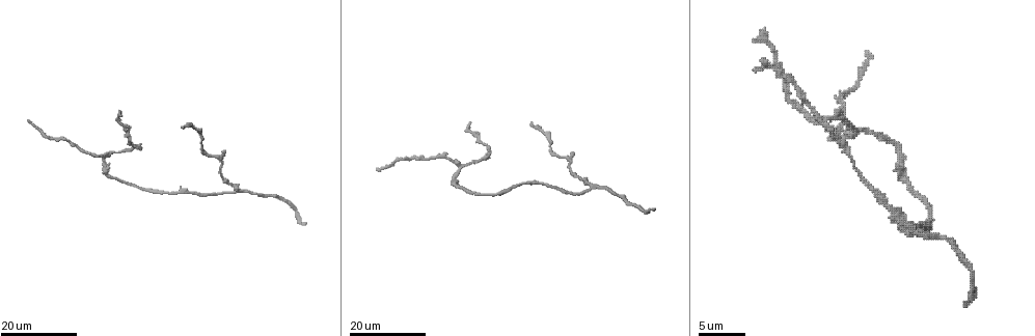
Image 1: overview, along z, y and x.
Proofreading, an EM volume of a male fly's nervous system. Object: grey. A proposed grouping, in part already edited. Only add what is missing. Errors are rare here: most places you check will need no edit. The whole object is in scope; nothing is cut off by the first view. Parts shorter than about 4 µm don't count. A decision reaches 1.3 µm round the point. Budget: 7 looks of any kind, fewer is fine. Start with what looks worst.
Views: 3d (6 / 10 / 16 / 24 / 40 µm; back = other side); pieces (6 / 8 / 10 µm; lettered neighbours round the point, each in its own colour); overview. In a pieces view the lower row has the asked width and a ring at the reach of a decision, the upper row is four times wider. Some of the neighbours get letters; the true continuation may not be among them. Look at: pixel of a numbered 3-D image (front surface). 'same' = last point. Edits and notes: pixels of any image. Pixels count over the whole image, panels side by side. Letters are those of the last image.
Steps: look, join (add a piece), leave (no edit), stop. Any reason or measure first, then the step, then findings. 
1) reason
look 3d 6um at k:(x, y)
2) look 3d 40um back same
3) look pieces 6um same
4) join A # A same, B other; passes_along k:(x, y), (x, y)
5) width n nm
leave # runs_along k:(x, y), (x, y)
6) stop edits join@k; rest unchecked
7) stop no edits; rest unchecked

free end
look 3d 16um at 1:(28, 120)

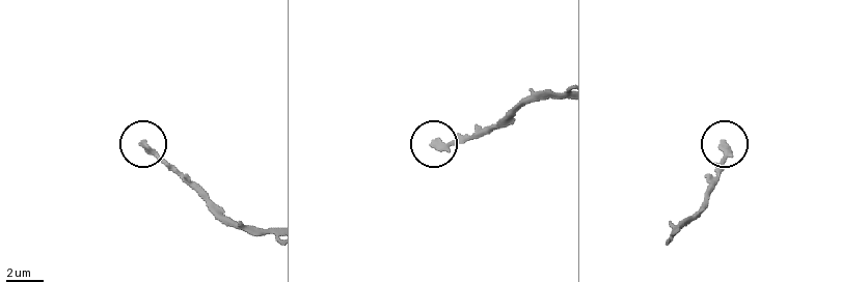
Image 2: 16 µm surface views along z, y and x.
look pieces 10um at 2:(144, 144)

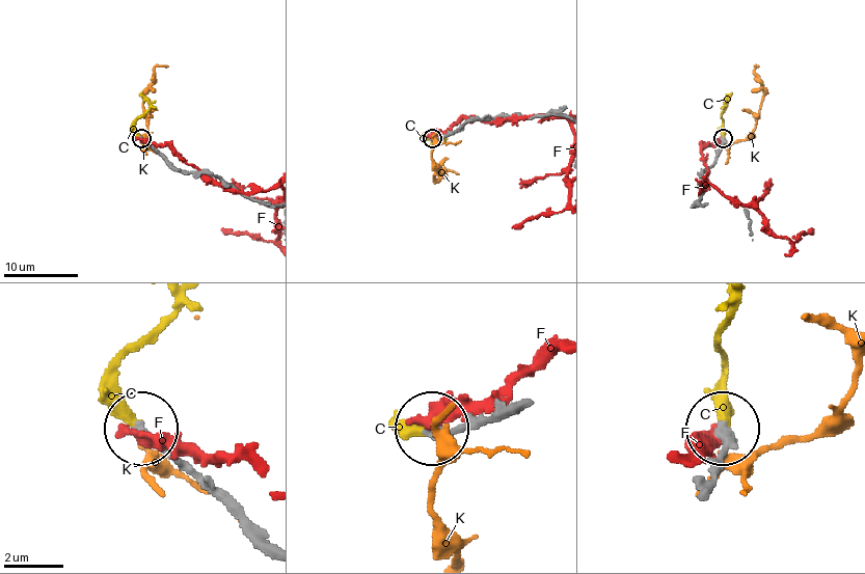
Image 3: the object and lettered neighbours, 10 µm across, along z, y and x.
width 300 nm
join C # C same, F other, K other; passes_along 3:(702, 495), (724, 445), (724, 356), (717, 334), (731, 304); it goes on there

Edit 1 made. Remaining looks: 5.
look overview

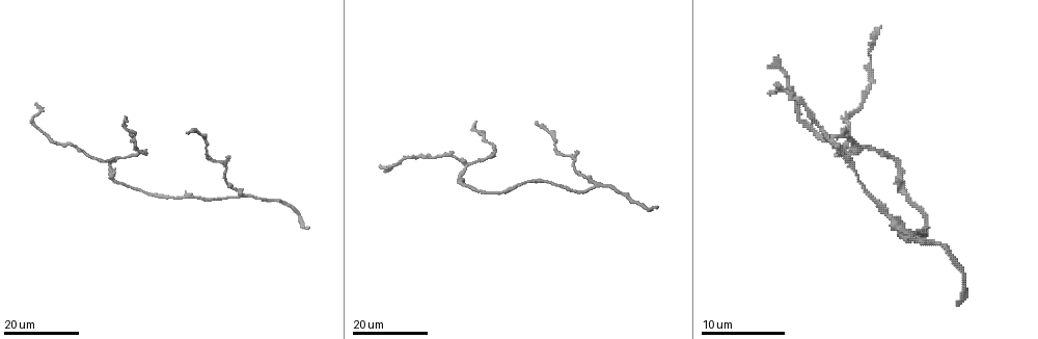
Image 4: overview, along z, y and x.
long arm stops here
look 3d 24um at 4:(385, 172)

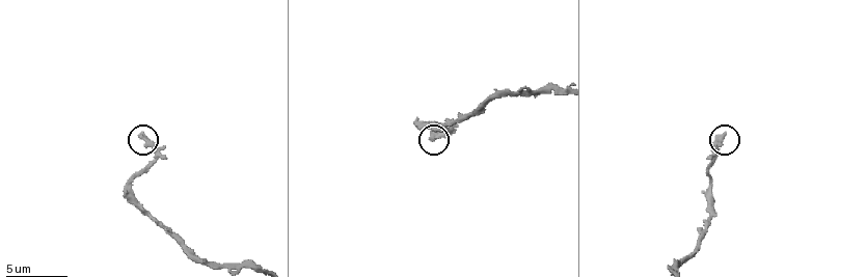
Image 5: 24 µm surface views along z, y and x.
look pieces 10um at 5:(725, 134)

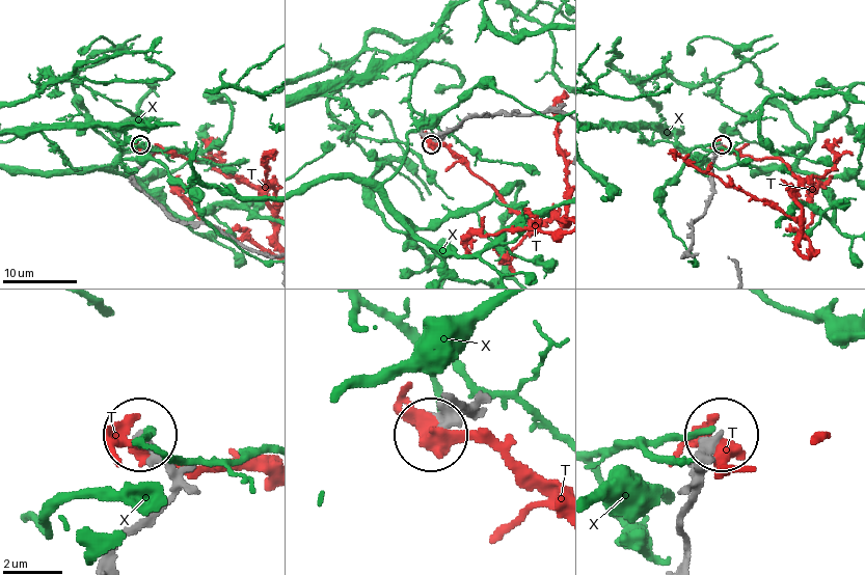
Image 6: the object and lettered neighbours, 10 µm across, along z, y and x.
leave # T other, X other; none of them fits

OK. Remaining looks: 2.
branch stops here
look 3d 16um at 1:(574, 154)

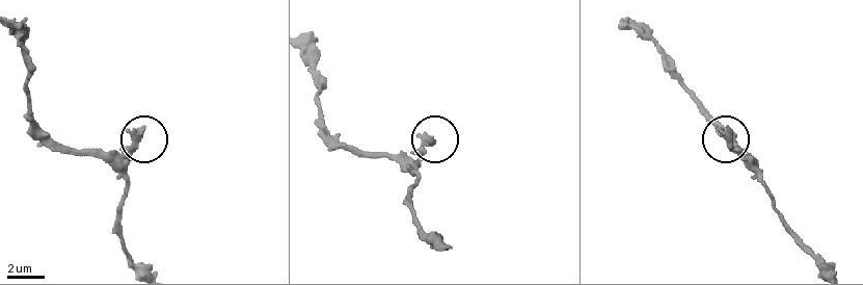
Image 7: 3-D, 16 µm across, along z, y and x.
look pieces 6um at 7:(728, 129)

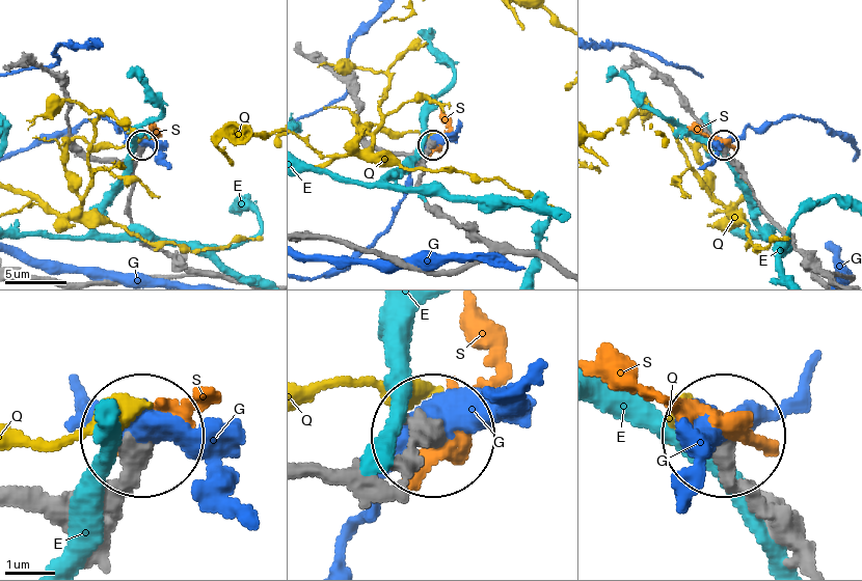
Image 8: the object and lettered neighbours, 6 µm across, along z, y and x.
leave # E other, G other, Q other, S other; runs_along 8:(396, 479), (429, 434); no lettered piece goes on from it

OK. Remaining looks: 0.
stop edits join@3; rest unchecked

